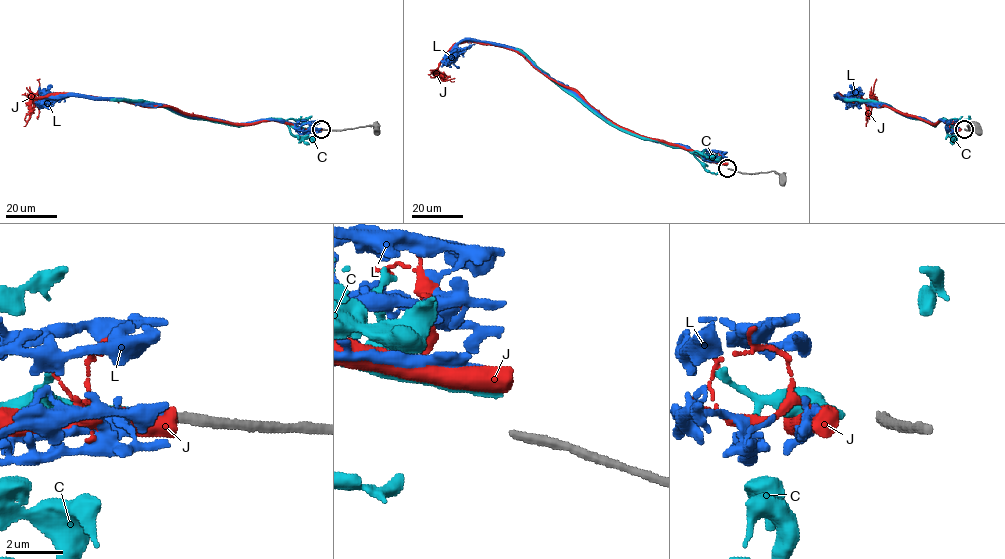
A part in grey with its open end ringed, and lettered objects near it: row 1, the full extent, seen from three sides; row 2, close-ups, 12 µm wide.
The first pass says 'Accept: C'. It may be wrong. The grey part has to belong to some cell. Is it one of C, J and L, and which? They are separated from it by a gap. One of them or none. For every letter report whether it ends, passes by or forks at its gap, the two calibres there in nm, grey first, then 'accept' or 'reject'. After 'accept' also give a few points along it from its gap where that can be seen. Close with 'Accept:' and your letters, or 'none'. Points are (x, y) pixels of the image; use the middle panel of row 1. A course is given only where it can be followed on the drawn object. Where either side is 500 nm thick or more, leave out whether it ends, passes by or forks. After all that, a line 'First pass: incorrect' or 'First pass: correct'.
C: it ends there; 320 nm thick on the grey side, 300 nm on the other; accept; it runs (726, 165), (704, 160), (684, 149), (672, 148), (620, 131), (559, 87), (516, 49)
J: 320 nm thick on the grey side, 650 nm on the other; reject
L: it ends there; 320 nm thick on the grey side, 280 nm on the other; reject
Accept: C
First pass: correct

